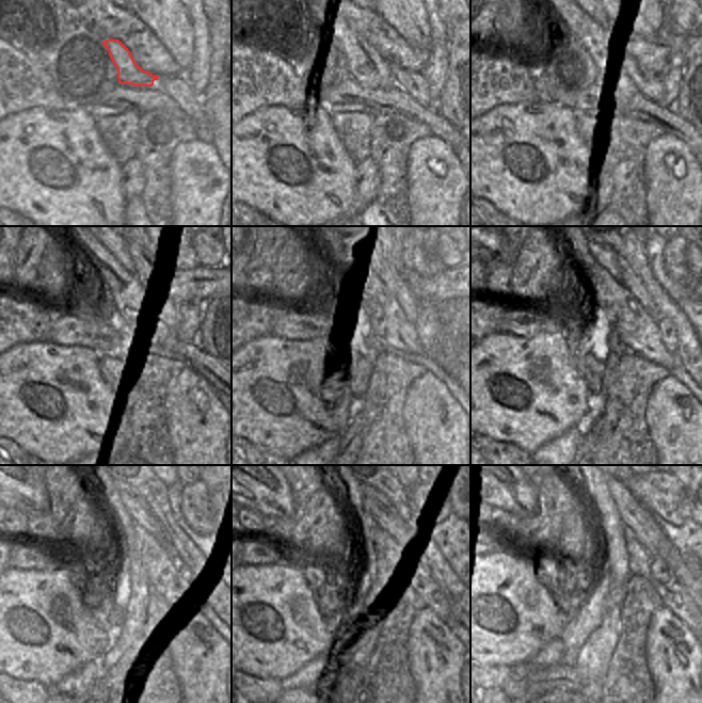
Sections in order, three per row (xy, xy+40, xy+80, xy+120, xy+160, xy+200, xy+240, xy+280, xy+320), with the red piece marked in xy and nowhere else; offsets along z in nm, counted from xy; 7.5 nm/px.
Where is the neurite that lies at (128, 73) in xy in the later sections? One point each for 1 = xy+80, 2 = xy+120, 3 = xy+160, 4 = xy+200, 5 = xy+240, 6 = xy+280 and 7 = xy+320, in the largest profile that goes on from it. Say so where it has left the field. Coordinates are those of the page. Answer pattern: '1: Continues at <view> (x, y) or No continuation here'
1: Continues at xy+80 (612, 69)
2: Continues at xy+120 (138, 319)
3: Continues at xy+160 (392, 331)
4: Continues at xy+200 (637, 330)
5: Continues at xy+240 (160, 564)
6: Continues at xy+280 (400, 569)
7: Continues at xy+320 (673, 596).

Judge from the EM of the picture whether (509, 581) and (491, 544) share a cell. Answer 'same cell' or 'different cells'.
different cells

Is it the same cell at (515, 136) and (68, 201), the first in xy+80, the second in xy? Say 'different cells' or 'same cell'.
same cell

